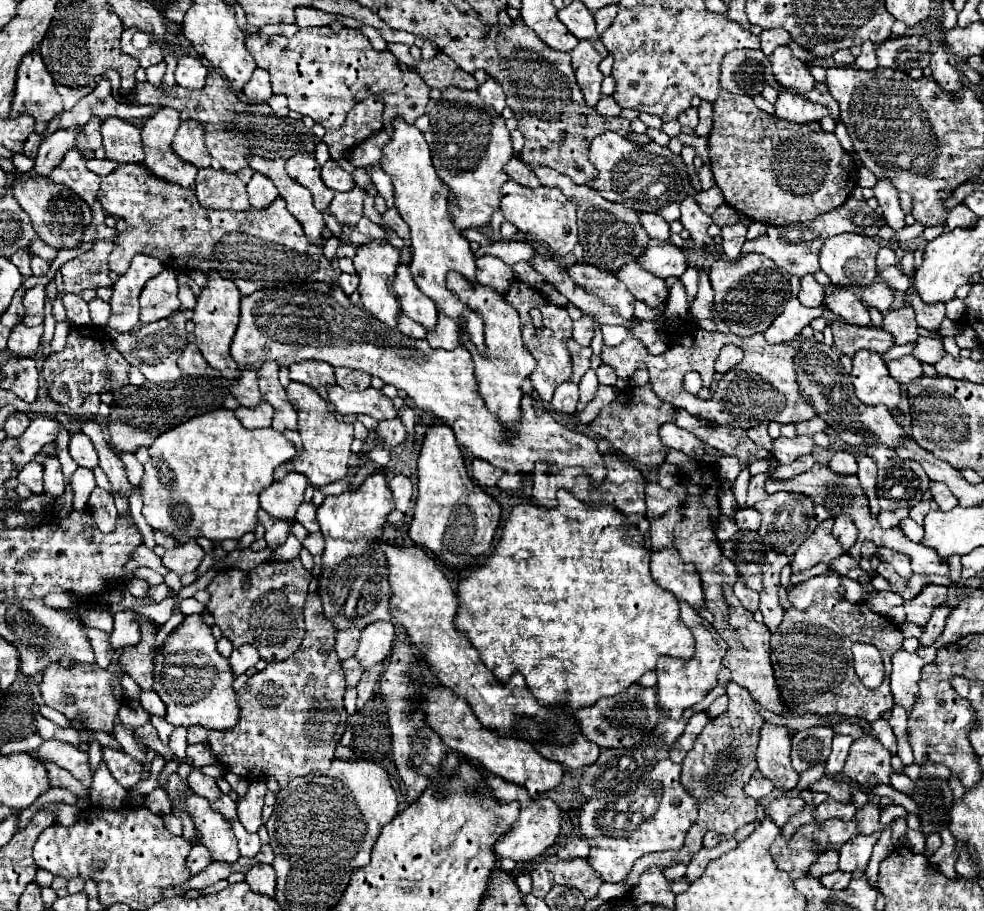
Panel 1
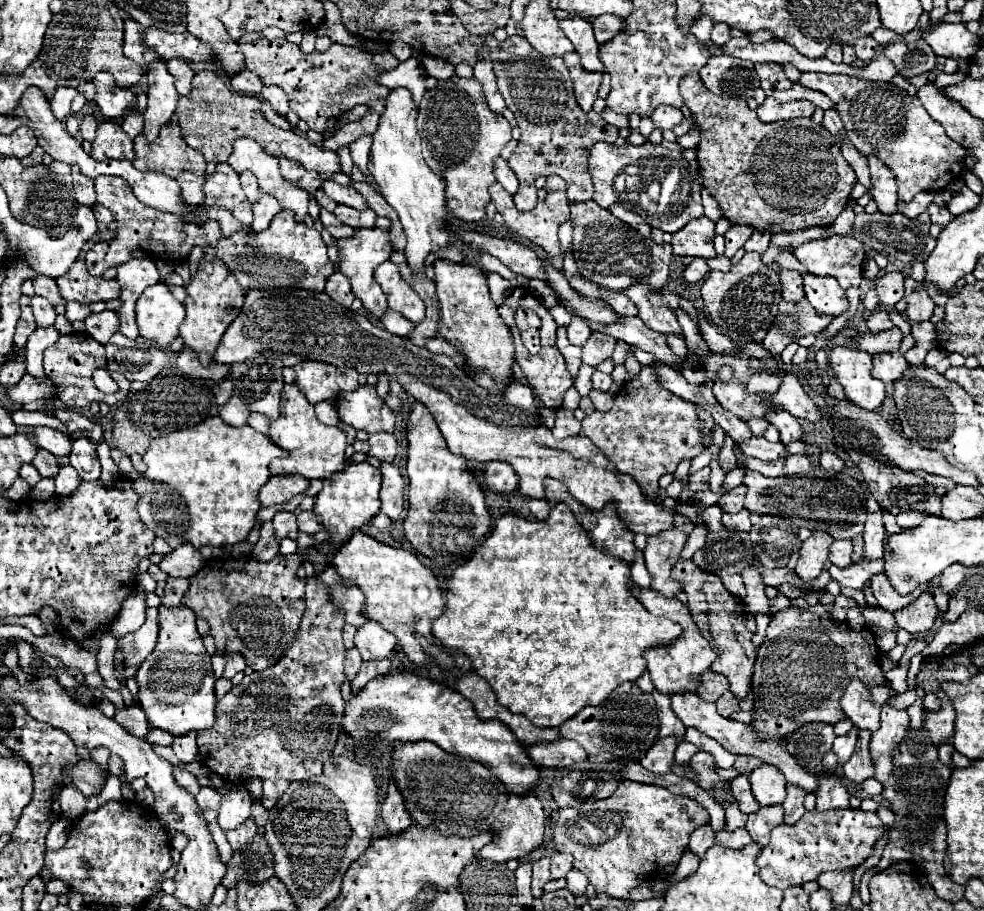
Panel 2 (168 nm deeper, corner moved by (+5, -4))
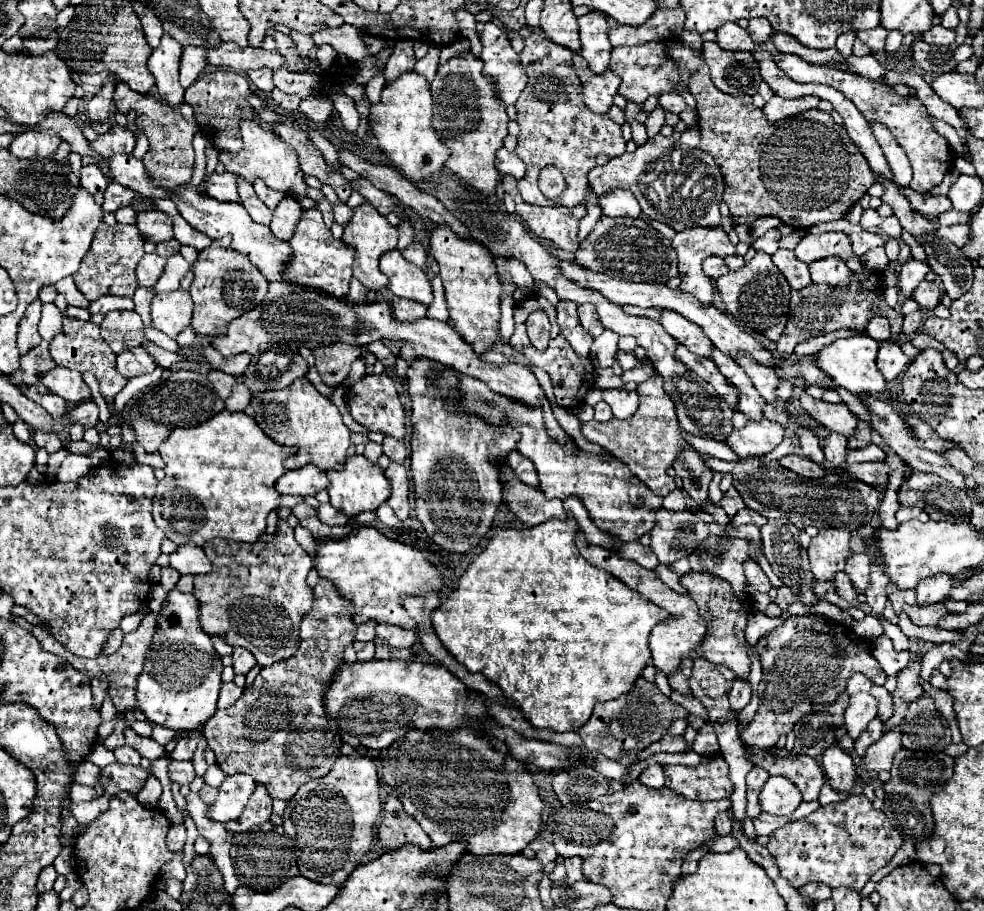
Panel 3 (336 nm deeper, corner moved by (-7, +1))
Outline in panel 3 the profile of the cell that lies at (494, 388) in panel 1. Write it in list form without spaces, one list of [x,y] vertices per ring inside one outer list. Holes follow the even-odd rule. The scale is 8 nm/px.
[[[438,227],[432,233],[430,253],[440,265],[440,277],[446,291],[450,321],[454,321],[456,333],[464,341],[468,341],[478,355],[496,347],[500,329],[502,283],[498,279],[494,257],[480,243],[468,243],[454,235],[448,227]]]

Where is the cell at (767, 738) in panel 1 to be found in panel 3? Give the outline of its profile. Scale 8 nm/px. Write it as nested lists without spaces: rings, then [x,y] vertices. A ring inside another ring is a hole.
[[[772,775],[760,793],[762,811],[772,815],[790,815],[802,803],[800,789],[788,781],[788,777]]]

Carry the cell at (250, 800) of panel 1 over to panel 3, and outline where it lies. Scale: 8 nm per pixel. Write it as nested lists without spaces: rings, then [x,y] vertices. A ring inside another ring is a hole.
[[[232,775],[220,785],[218,799],[210,805],[210,817],[226,823],[238,819],[248,807],[248,801],[256,789],[256,781],[250,775]]]

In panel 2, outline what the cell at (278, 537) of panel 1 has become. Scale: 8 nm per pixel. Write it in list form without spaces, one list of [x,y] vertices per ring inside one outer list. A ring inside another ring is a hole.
[[[278,512],[272,520],[274,524],[274,530],[276,530],[276,538],[282,540],[282,538],[292,538],[292,540],[298,540],[298,526],[296,526],[296,514],[292,512]]]

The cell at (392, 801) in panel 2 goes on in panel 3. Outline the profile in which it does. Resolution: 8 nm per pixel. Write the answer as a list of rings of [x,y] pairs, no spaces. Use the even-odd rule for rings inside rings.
[[[388,797],[384,801],[384,819],[378,827],[378,841],[386,851],[402,847],[406,843],[418,845],[422,849],[430,849],[432,841],[422,831],[418,821],[408,815],[398,797]]]

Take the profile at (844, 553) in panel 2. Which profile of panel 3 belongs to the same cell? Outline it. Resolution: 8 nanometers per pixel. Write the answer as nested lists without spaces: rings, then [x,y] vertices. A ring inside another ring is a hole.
[[[864,553],[850,555],[846,559],[846,569],[844,571],[850,575],[856,591],[864,593],[864,589],[868,587],[868,573],[870,573],[870,559],[868,559],[868,555],[864,555]]]

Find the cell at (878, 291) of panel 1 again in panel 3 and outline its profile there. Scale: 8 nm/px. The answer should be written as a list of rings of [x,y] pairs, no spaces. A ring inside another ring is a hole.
[[[908,259],[906,263],[900,265],[900,273],[898,273],[898,287],[900,287],[900,293],[904,297],[910,297],[916,289],[916,285],[920,281],[924,281],[926,273],[928,273],[928,263],[922,263],[922,261],[916,261],[916,259]]]

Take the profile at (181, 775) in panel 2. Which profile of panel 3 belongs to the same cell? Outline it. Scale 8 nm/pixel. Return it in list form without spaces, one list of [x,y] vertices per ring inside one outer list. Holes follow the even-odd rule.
[[[170,761],[170,779],[178,785],[190,785],[196,777],[192,761]]]

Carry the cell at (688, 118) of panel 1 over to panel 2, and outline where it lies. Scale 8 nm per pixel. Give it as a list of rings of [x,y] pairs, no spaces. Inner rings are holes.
[[[660,106],[654,110],[654,114],[650,116],[654,126],[660,128],[660,130],[668,130],[668,128],[674,128],[676,124],[682,122],[682,112],[678,108],[672,108],[672,106]]]

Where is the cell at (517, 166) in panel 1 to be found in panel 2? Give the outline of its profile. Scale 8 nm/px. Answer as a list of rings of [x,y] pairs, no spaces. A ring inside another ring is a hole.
[[[496,158],[494,160],[494,174],[496,174],[496,180],[510,192],[510,194],[516,194],[516,190],[518,190],[518,178],[516,178],[516,174],[510,170],[510,166],[506,164],[506,160],[502,160],[502,158]]]

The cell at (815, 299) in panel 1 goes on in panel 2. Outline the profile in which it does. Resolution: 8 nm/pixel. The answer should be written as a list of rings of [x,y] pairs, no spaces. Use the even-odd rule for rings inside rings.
[[[780,268],[780,284],[782,284],[782,298],[788,302],[796,302],[800,298],[804,298],[804,290],[802,290],[802,276],[796,270],[786,270]]]

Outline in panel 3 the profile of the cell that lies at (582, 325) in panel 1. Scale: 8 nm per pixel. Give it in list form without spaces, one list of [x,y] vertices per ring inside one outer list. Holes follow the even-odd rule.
[[[592,303],[580,305],[580,307],[578,307],[578,315],[580,315],[582,327],[584,327],[592,337],[598,337],[598,335],[604,331],[604,327],[602,327],[598,315],[596,315],[596,307],[592,307]]]

